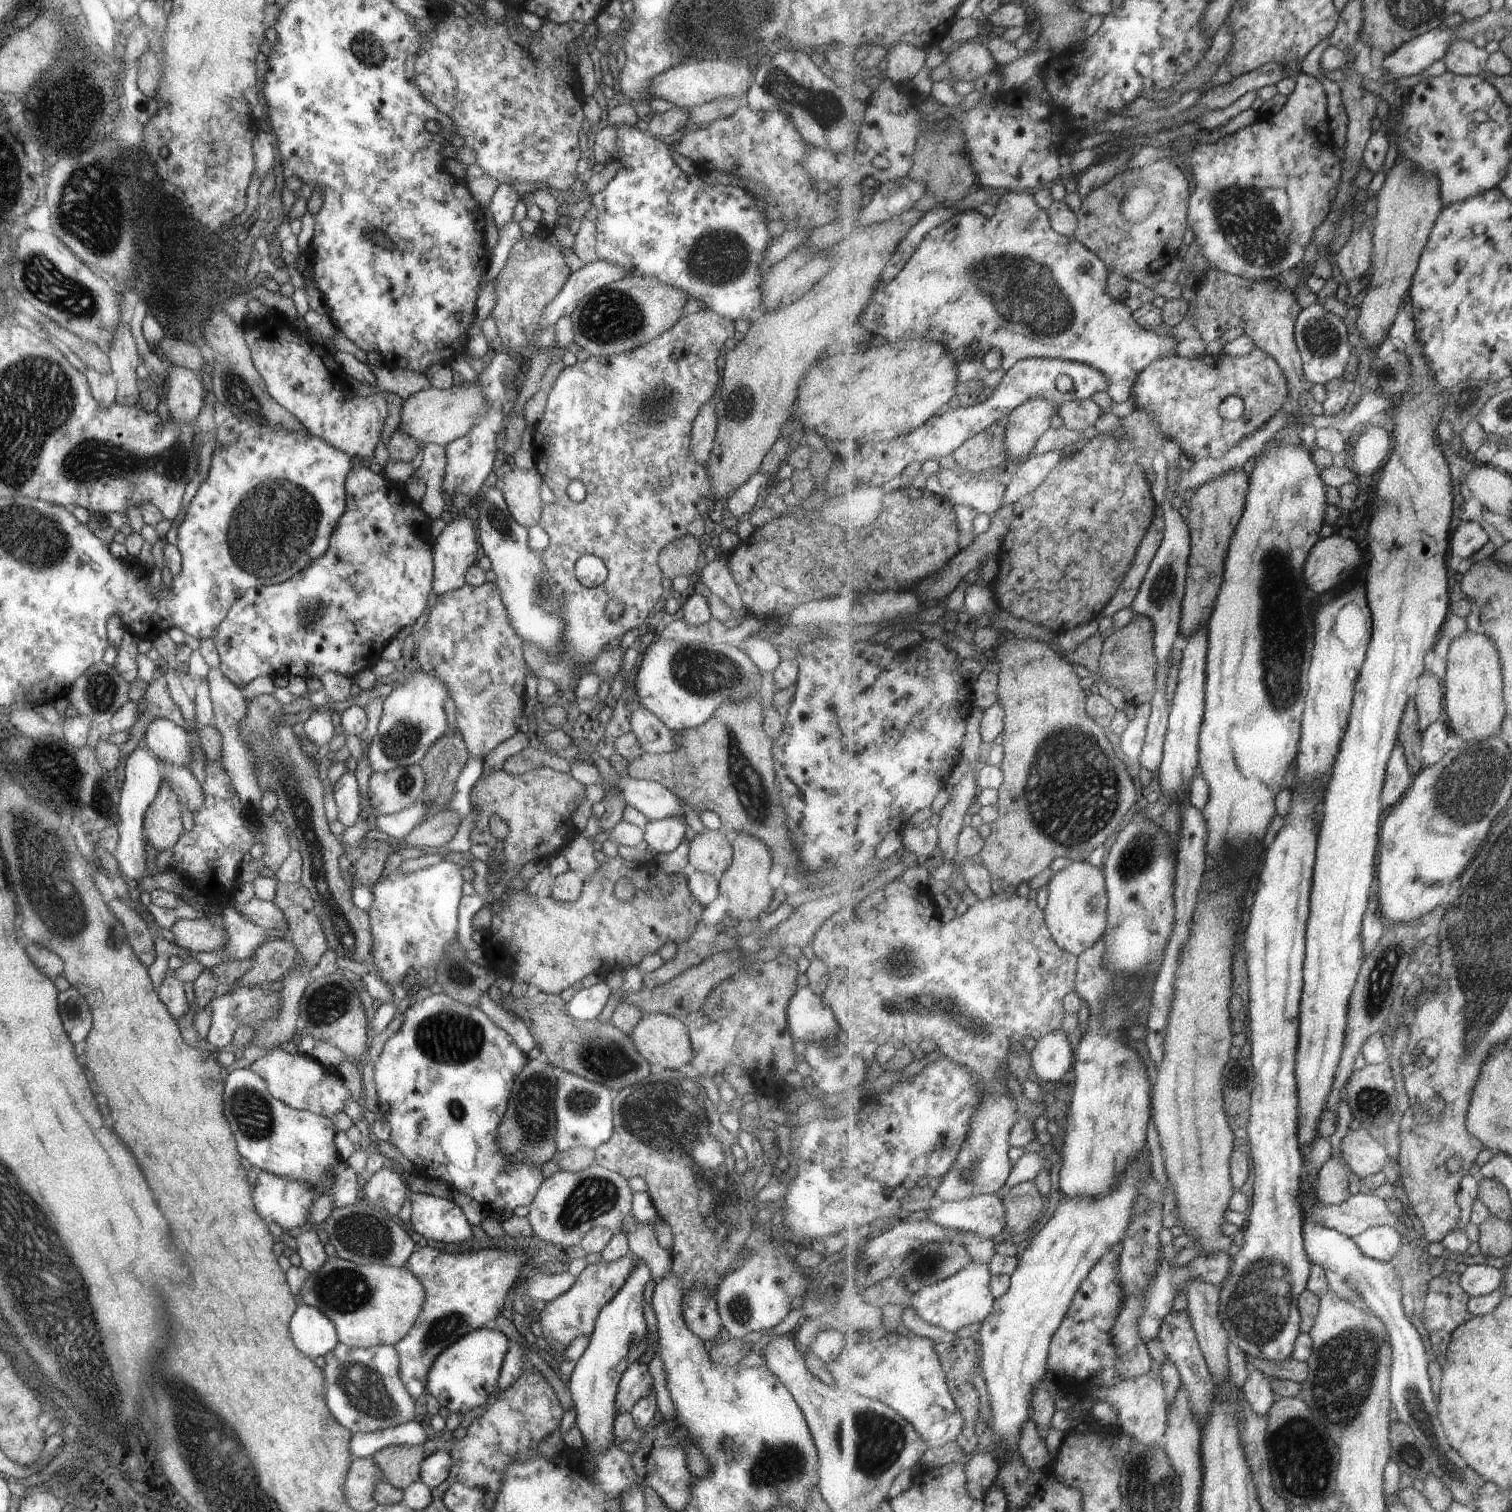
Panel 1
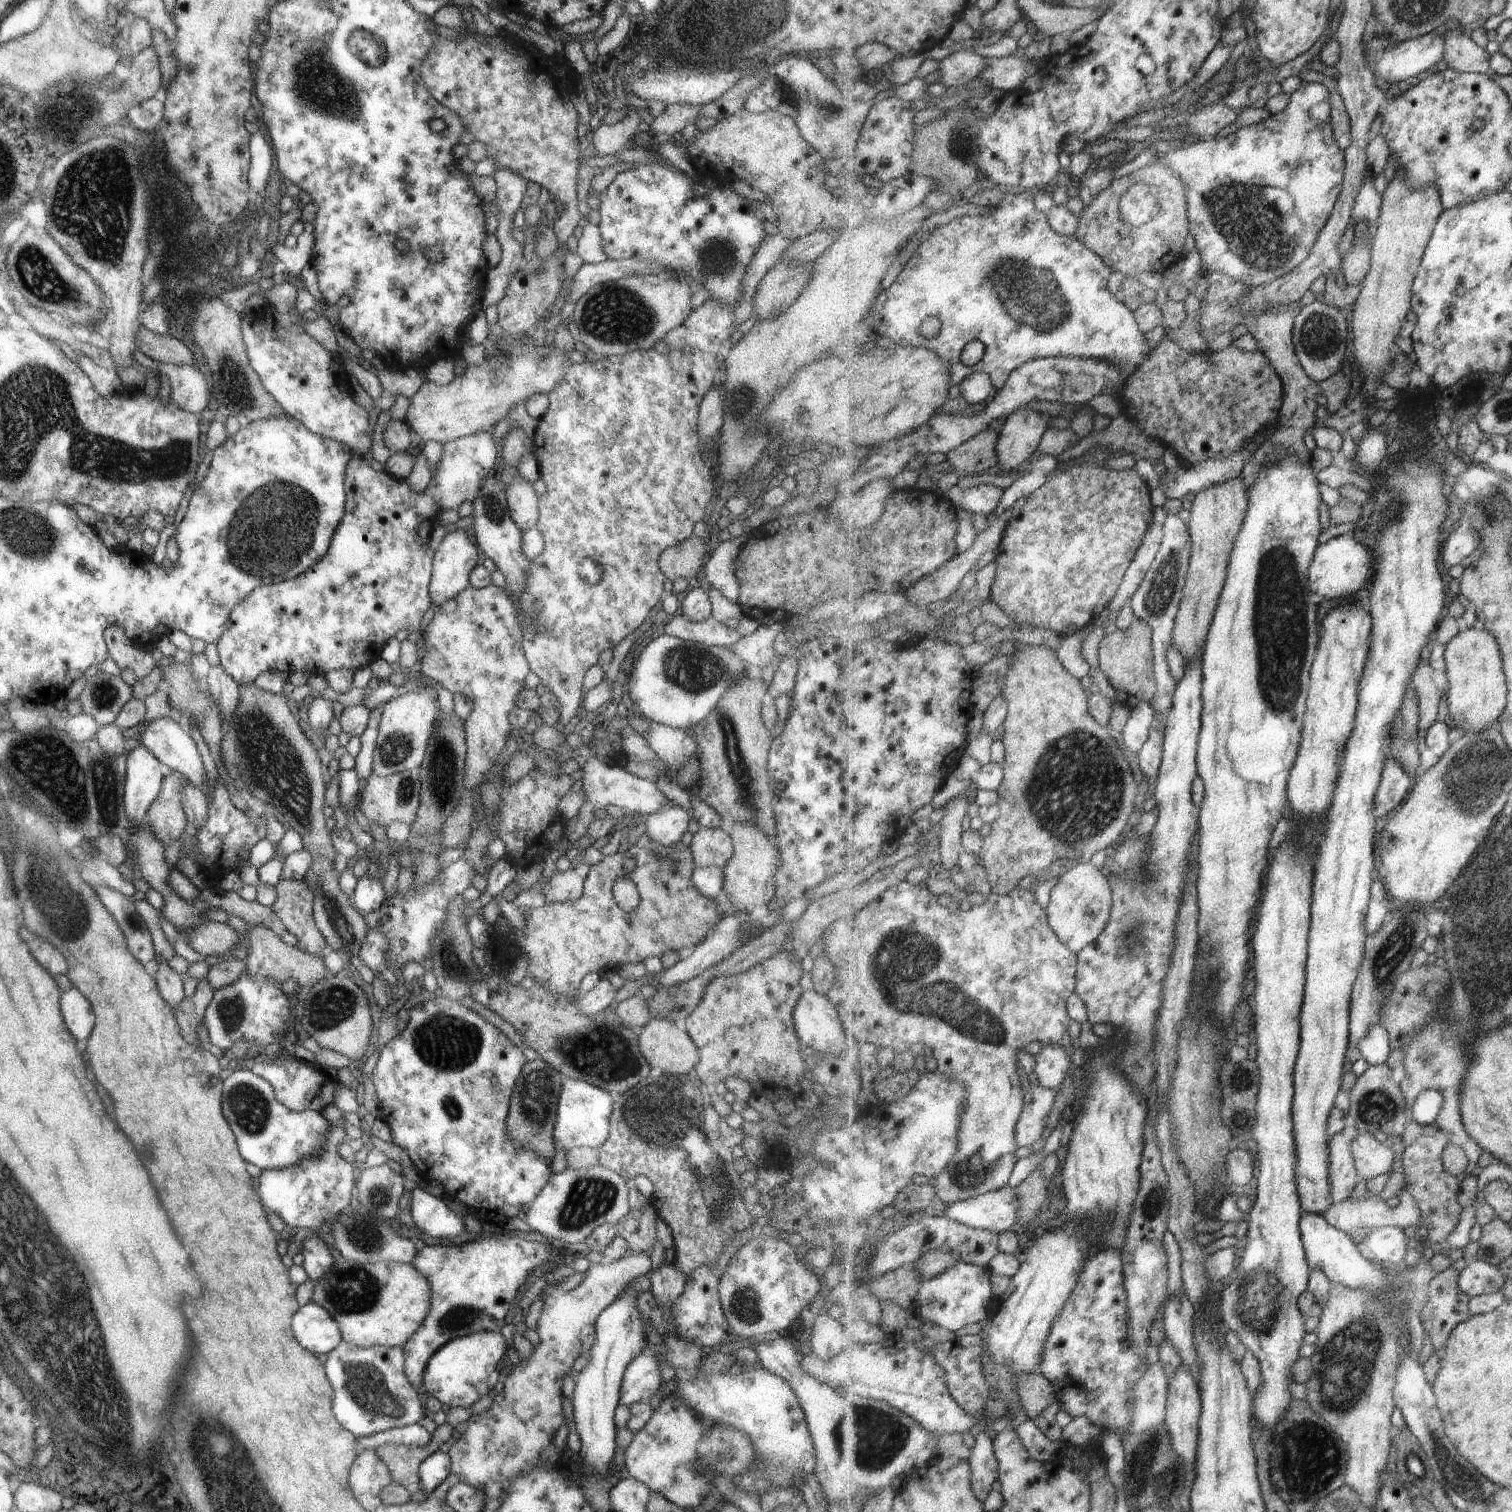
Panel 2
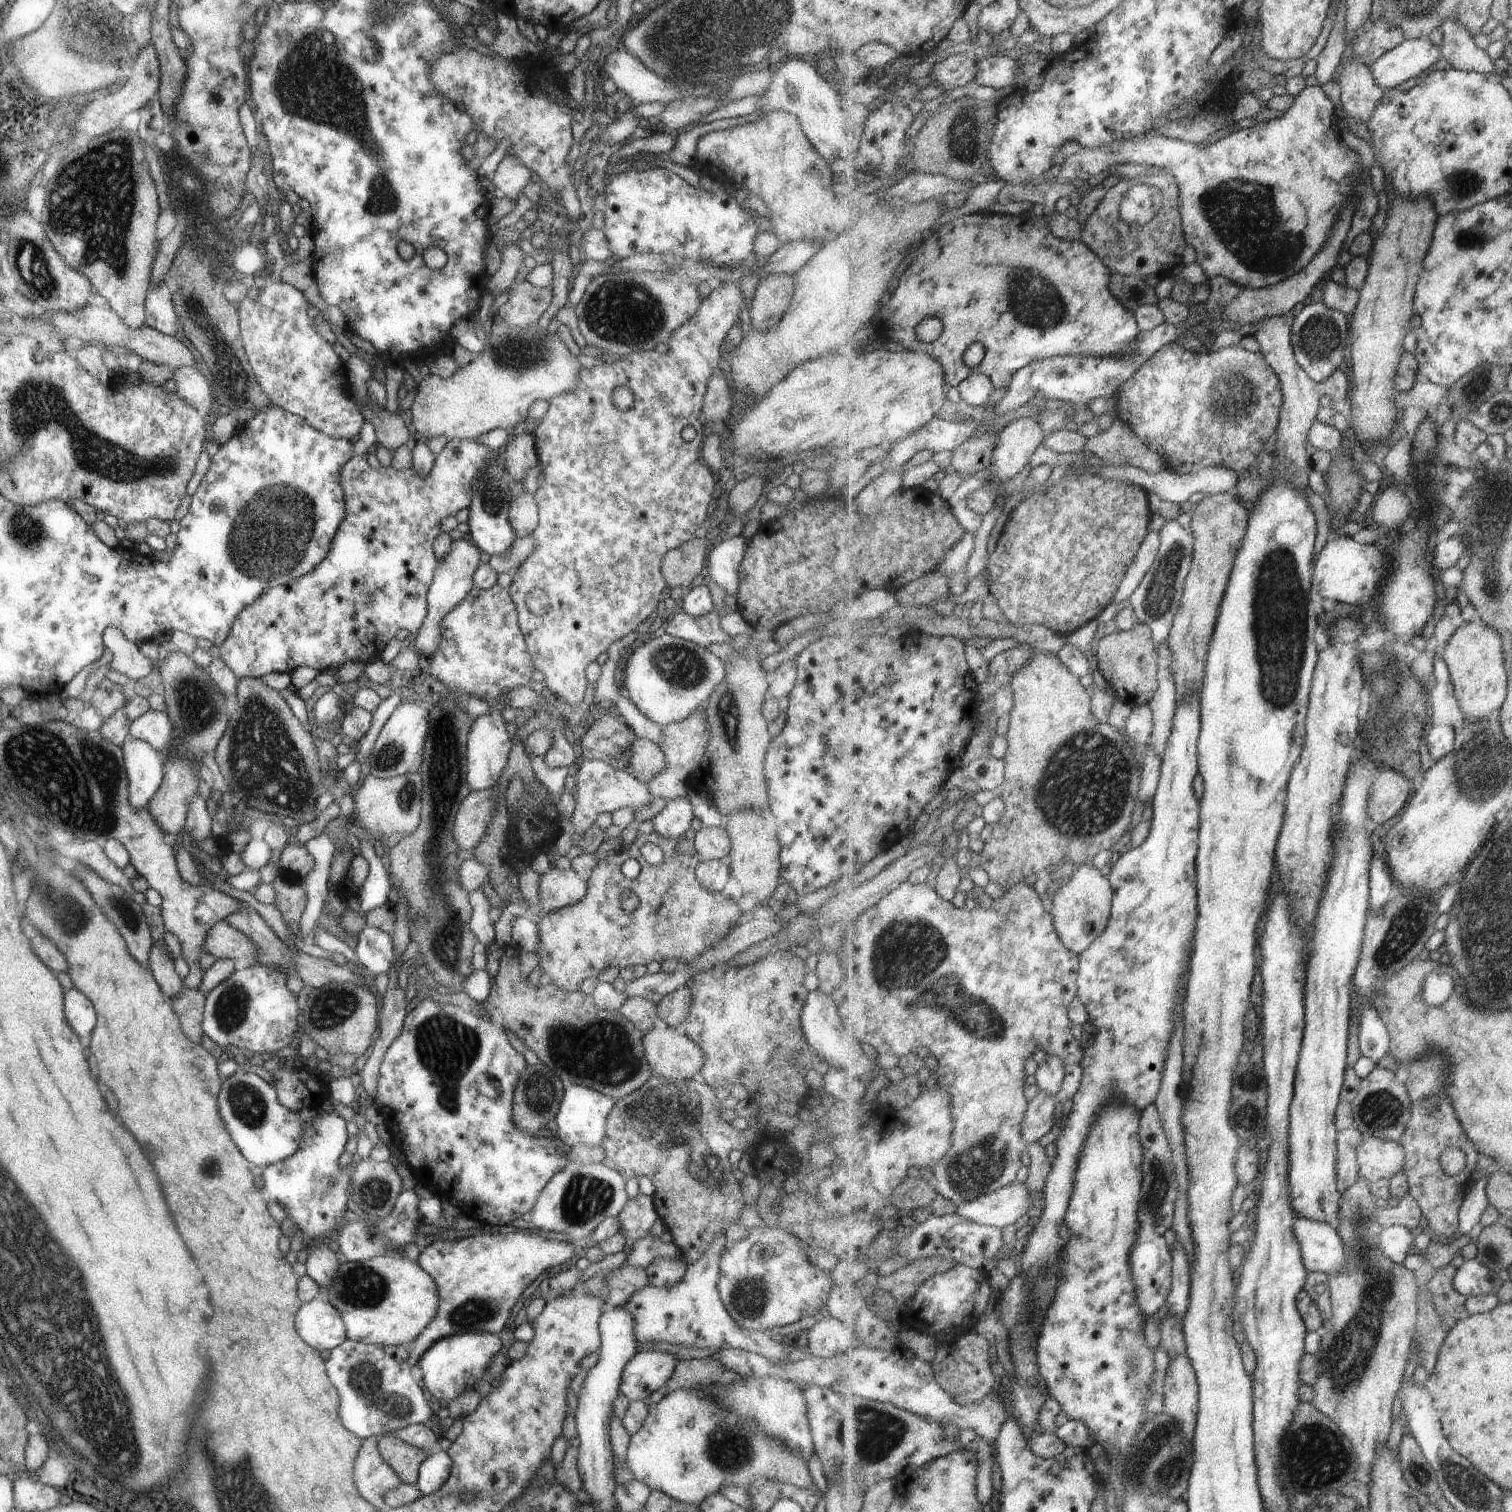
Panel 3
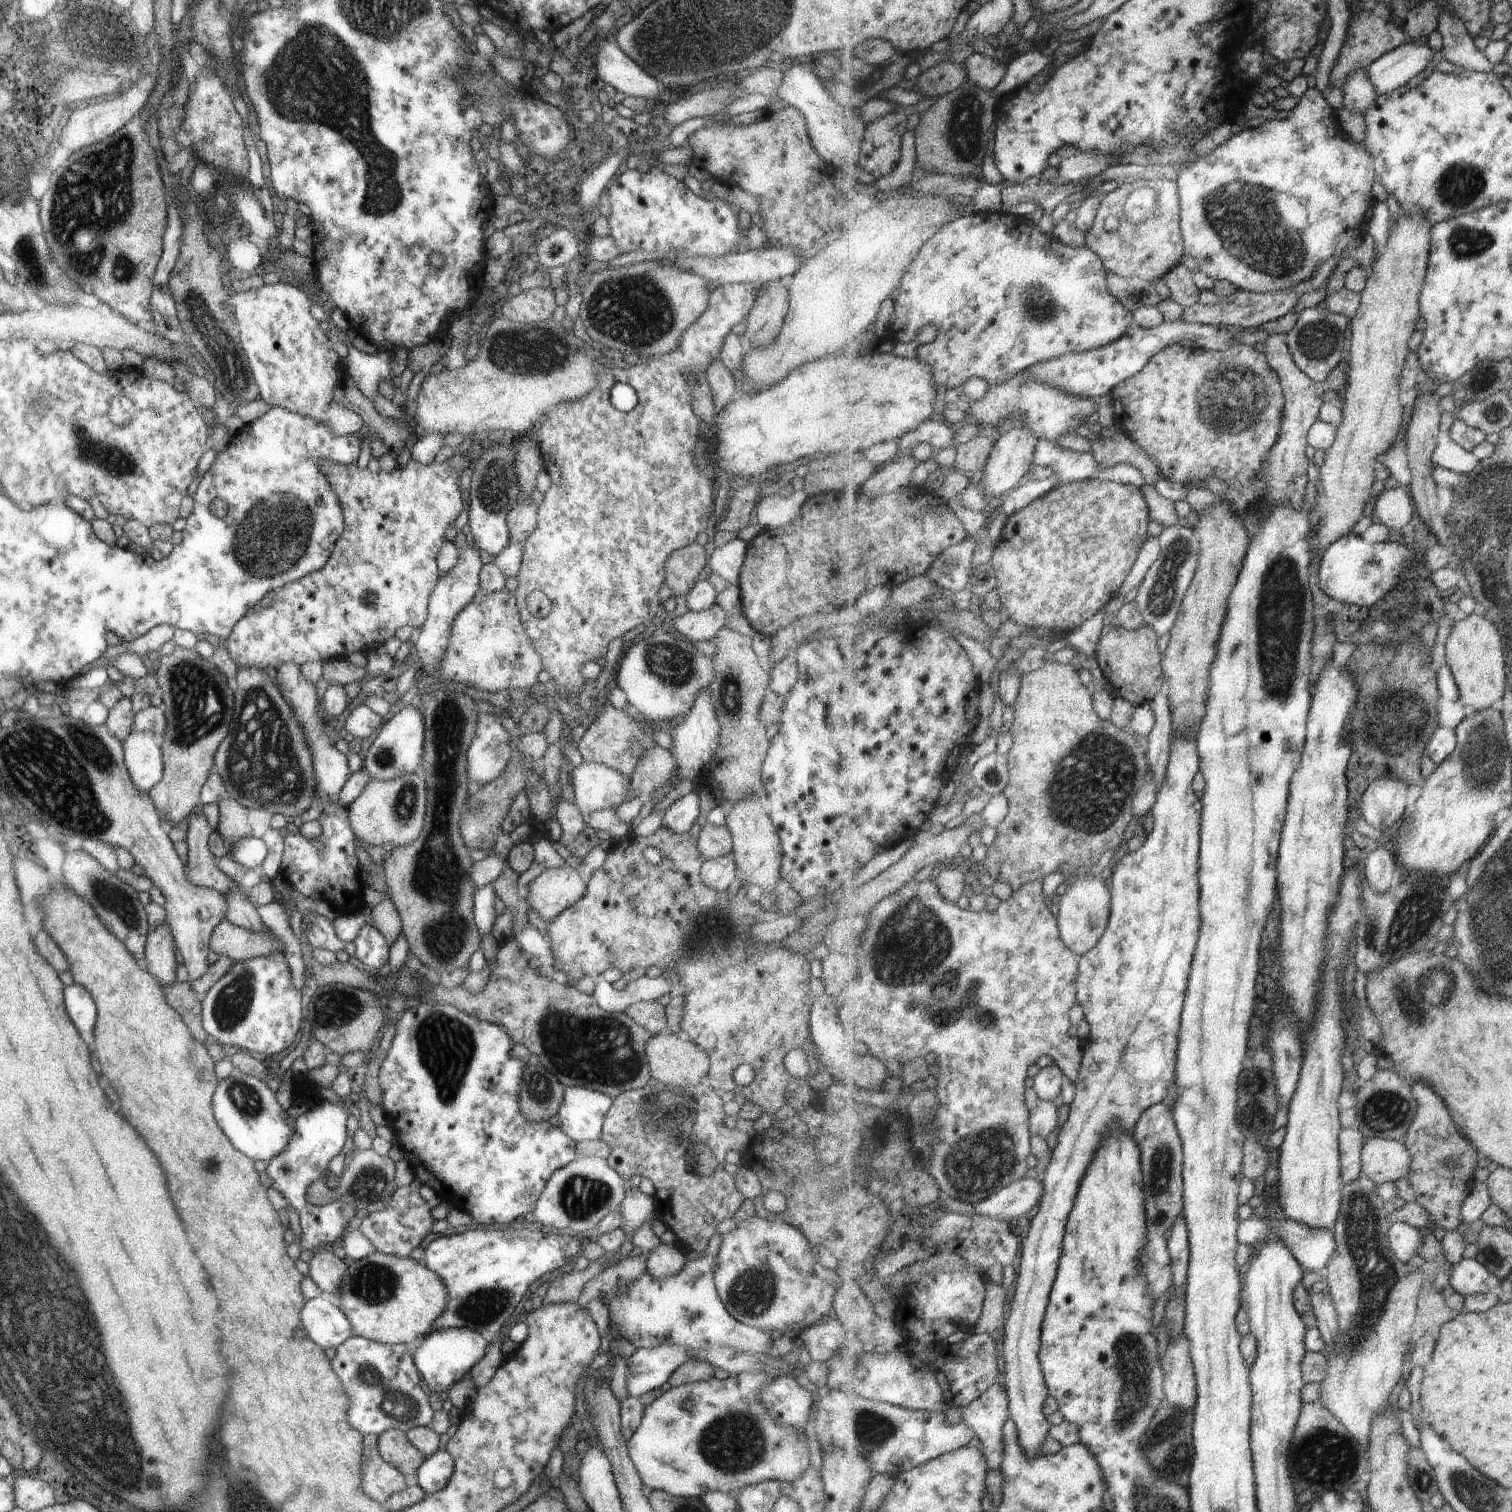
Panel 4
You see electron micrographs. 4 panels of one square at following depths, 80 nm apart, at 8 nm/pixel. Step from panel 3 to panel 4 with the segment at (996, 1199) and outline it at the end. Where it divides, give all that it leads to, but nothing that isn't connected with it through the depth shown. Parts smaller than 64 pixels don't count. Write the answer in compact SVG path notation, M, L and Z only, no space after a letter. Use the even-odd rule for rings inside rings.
M1027 1178L1009 1184L991 1194L987 1200L972 1206L975 1215L987 1216L999 1222L1009 1222L1016 1218L1021 1223L1025 1223L1028 1212L1040 1205L1043 1194L1043 1183L1036 1178Z

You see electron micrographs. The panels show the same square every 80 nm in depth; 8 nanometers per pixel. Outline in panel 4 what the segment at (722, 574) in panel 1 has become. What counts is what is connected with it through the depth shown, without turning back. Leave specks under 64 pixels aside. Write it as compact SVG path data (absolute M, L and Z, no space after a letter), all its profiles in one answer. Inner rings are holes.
M738 537L724 545L713 549L706 561L713 574L724 580L726 586L738 586L738 576L743 558L745 557L747 542Z

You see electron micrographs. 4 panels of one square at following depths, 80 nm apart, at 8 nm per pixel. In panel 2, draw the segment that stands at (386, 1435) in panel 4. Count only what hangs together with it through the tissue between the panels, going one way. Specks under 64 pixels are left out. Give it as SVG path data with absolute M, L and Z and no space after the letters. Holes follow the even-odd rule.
M446 1420L437 1425L431 1435L431 1440L422 1447L410 1447L395 1443L385 1443L376 1448L377 1456L385 1463L390 1472L392 1482L408 1489L418 1482L418 1466L439 1445L451 1437L451 1425Z

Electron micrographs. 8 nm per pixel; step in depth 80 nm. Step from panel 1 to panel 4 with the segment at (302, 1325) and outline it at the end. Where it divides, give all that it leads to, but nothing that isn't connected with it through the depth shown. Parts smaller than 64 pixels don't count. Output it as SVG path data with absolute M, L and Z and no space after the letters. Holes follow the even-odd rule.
M307 1300L299 1312L299 1320L307 1332L307 1338L323 1350L337 1347L351 1337L351 1324L333 1300Z

